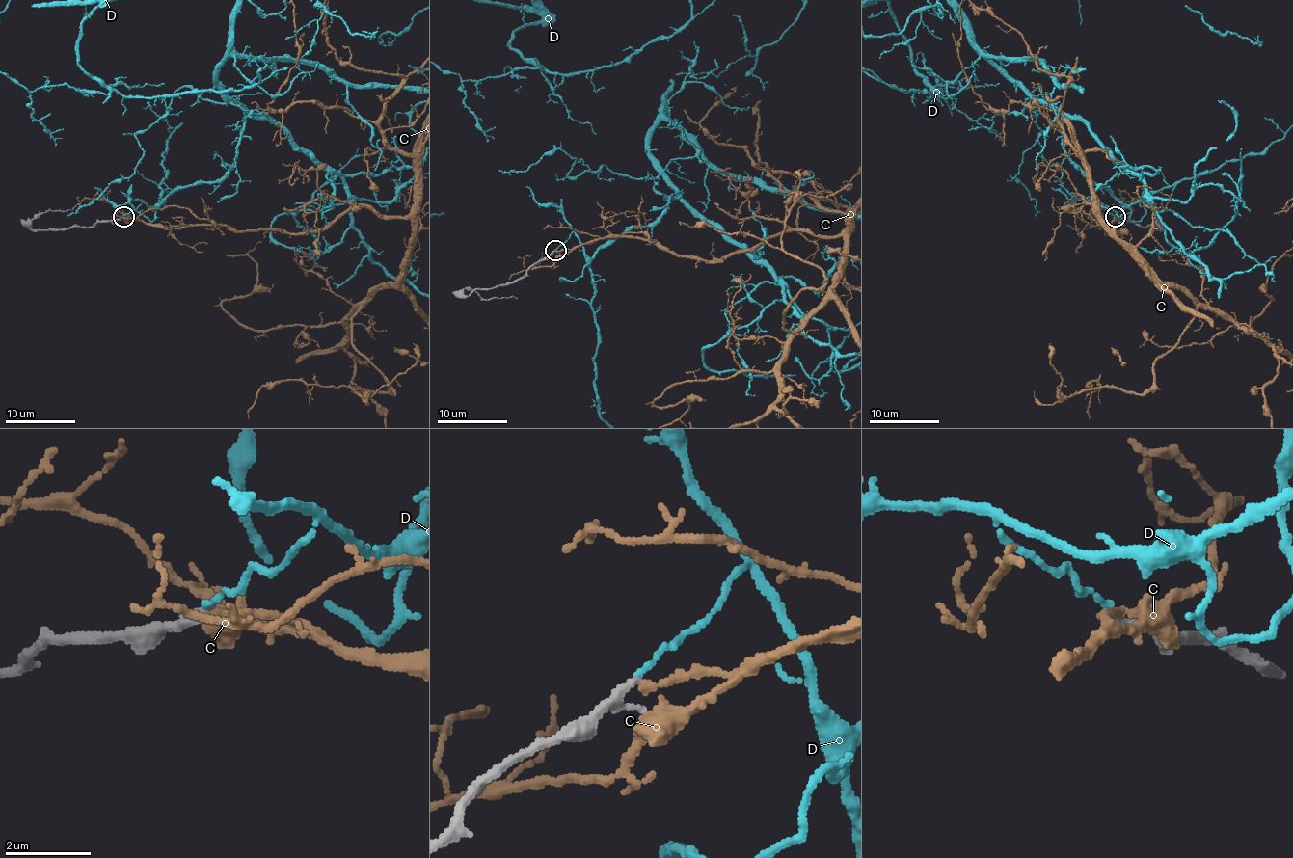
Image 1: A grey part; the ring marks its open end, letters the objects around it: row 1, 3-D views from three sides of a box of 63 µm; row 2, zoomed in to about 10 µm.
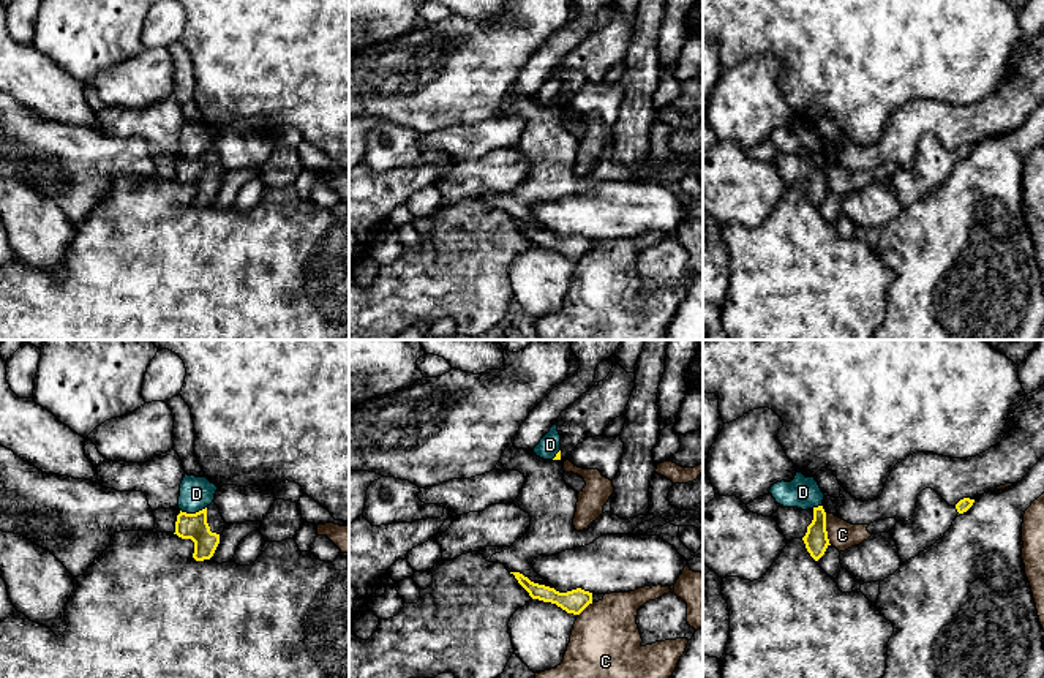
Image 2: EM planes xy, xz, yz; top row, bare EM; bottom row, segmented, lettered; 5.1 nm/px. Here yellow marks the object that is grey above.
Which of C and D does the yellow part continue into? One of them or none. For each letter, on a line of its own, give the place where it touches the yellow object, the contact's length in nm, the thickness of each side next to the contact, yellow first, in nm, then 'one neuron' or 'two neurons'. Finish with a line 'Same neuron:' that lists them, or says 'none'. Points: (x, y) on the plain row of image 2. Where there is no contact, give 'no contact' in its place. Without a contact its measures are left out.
C: yz (825, 174) | 170 nm | 120/140 nm | two neurons
D: xy (193, 160) | 140 nm | 140/170 nm | two neurons
Same neuron: none

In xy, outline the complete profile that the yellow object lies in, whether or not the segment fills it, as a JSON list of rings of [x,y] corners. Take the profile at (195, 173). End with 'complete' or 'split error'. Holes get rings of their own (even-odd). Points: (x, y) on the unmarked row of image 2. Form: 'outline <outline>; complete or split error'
outline [[[212,149],[196,160],[180,156],[174,180],[182,185],[191,185],[194,188],[193,204],[196,207],[204,207],[213,202],[226,171],[218,152]]]; split error

